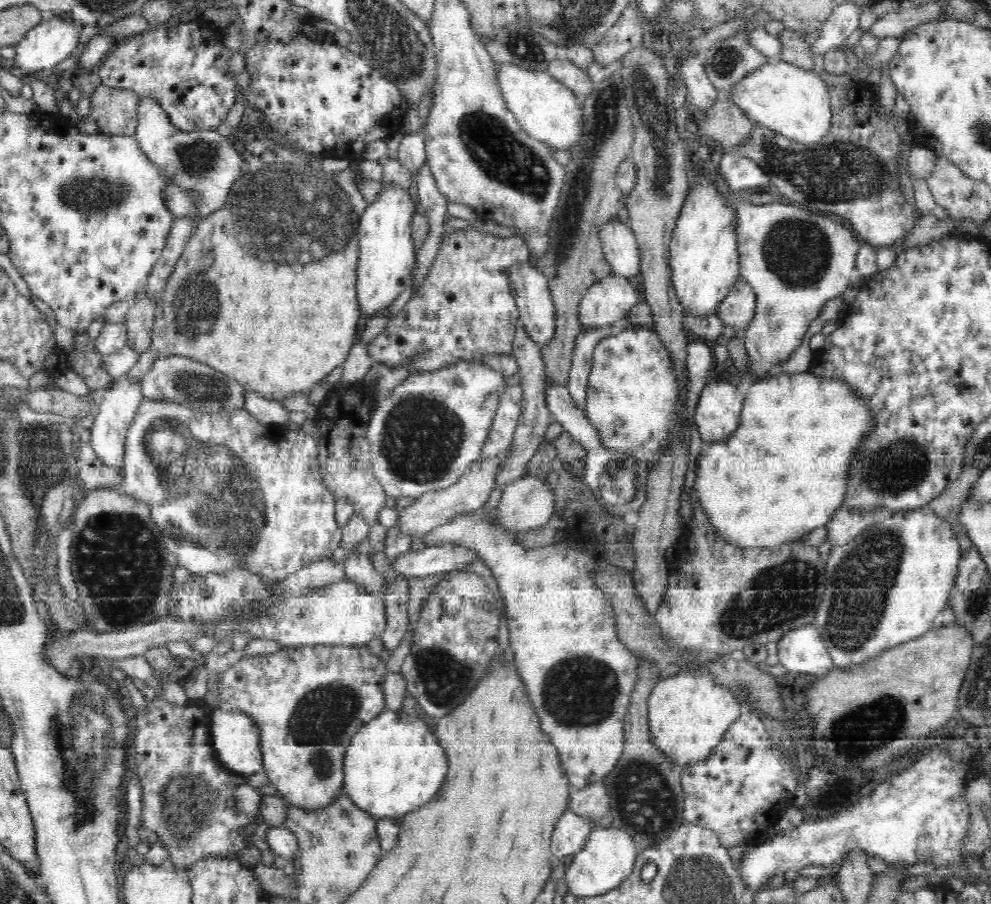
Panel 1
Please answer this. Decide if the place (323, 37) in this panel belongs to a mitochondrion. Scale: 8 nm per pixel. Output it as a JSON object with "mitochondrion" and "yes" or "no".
{"mitochondrion":"no"}

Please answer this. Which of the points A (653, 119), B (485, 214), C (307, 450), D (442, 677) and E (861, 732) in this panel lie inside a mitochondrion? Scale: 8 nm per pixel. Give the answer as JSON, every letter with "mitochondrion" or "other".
{"A":"mitochondrion","B":"other","C":"other","D":"mitochondrion","E":"mitochondrion"}

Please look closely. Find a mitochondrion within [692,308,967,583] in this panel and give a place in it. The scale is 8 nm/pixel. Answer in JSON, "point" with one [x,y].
{"point":[898,467]}

